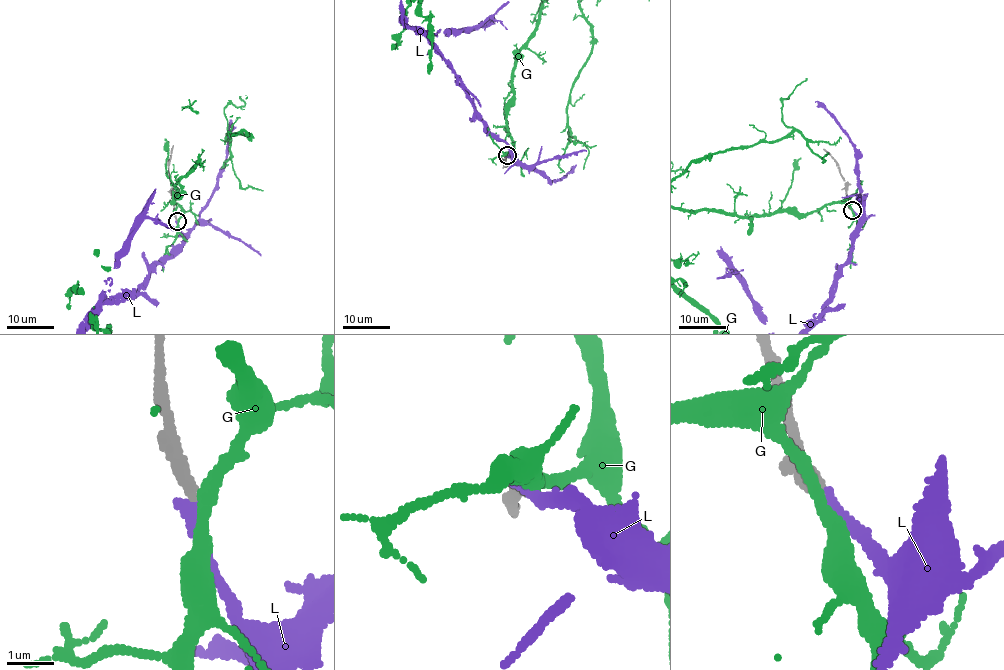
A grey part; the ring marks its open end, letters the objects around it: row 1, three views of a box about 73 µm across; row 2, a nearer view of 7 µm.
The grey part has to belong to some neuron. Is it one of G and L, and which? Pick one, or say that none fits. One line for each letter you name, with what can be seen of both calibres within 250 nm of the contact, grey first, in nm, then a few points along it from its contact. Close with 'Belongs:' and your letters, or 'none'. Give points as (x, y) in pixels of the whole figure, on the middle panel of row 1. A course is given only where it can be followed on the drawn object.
L: 260/220 nm | via (507, 155), (509, 147), (482, 122), (432, 37), (440, 29), (447, 34), (479, 24), (508, 1)
Belongs: L

